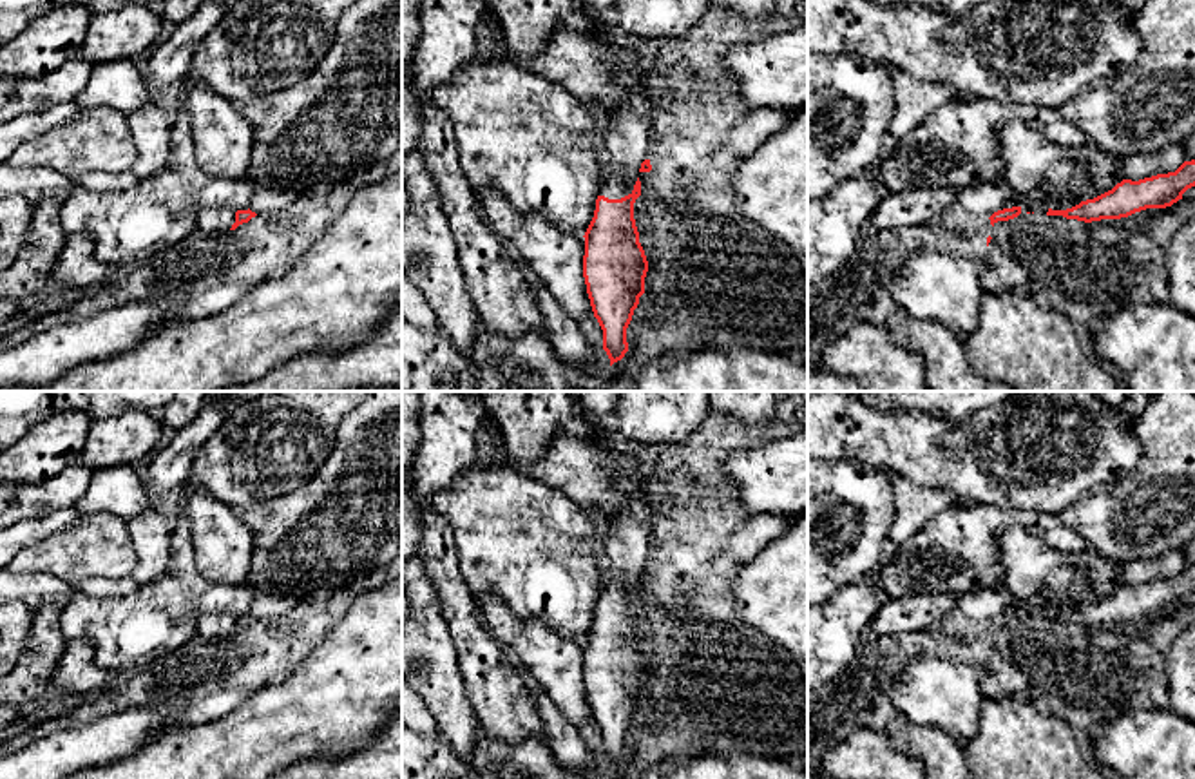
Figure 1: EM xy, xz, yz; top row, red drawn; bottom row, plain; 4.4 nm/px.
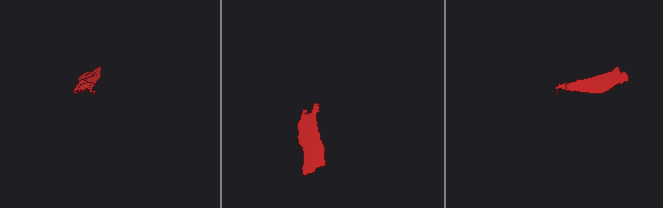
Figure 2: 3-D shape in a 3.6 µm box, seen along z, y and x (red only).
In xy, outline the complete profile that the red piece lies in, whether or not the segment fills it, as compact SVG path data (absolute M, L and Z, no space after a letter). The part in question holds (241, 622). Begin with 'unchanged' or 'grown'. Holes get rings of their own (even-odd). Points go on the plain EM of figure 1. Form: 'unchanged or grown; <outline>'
grown; M230 612L203 614L196 621L196 636L205 640L219 640L235 636L239 630L248 629L257 620L248 616L234 616Z

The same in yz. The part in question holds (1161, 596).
unchanged; M1195 565L1184 567L1175 578L1157 580L1139 587L1123 585L1112 596L1081 607L1066 616L1048 614L1047 621L1063 621L1085 629L1121 625L1146 614L1166 614L1195 592Z

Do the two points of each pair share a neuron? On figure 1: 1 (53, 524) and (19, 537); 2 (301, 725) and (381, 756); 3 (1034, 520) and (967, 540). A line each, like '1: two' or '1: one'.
1: one
2: two
3: one

